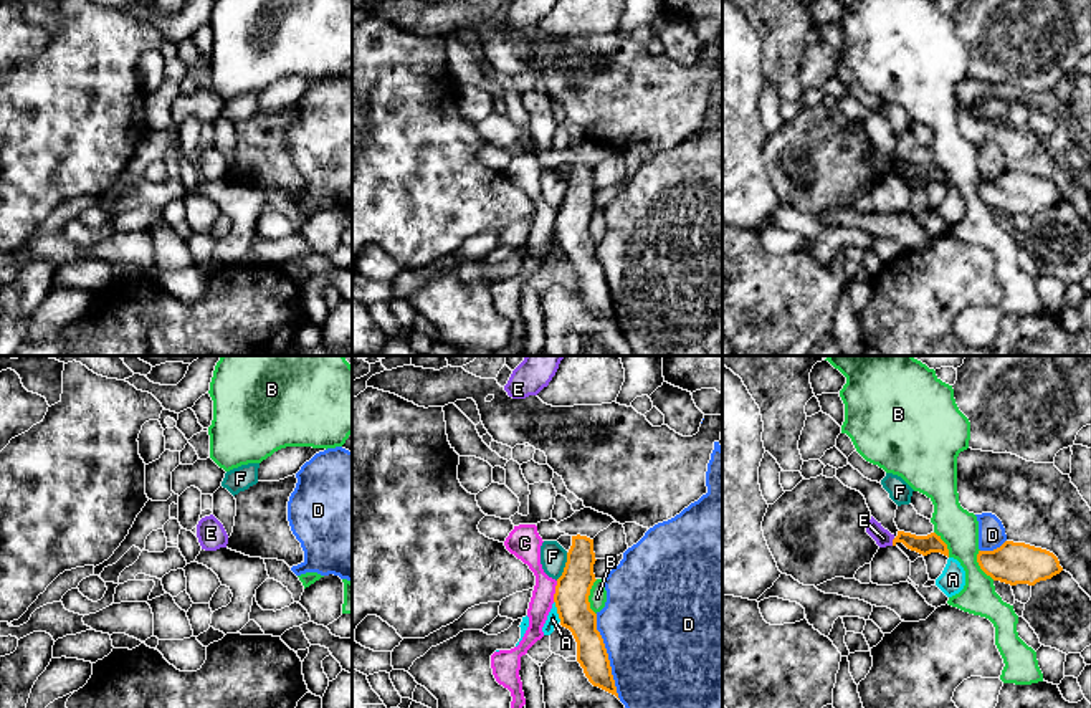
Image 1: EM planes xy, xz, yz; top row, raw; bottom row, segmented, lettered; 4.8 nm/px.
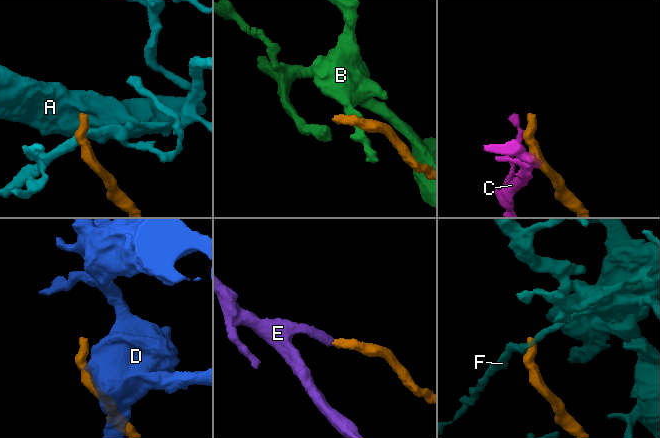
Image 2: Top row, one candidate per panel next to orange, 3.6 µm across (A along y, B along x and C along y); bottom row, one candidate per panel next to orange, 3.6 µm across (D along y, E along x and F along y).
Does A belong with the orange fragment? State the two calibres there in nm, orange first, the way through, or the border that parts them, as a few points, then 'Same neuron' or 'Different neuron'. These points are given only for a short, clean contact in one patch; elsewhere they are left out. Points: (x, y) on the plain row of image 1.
Thickness 170 nm (orange) against 60 nm. Boundary: xz (554, 230), (561, 250). Different neuron

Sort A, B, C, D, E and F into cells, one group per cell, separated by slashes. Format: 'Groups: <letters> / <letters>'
Groups: A / B / C / D / E / F

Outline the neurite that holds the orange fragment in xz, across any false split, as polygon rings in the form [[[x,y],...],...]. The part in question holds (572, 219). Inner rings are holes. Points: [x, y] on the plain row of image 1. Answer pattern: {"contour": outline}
{"contour": [[[572,165],[564,202],[557,208],[554,232],[560,255],[569,258],[577,271],[577,291],[588,311],[618,328],[608,283],[597,260],[597,243],[588,232],[590,218],[597,210],[595,190],[593,169]]]}

